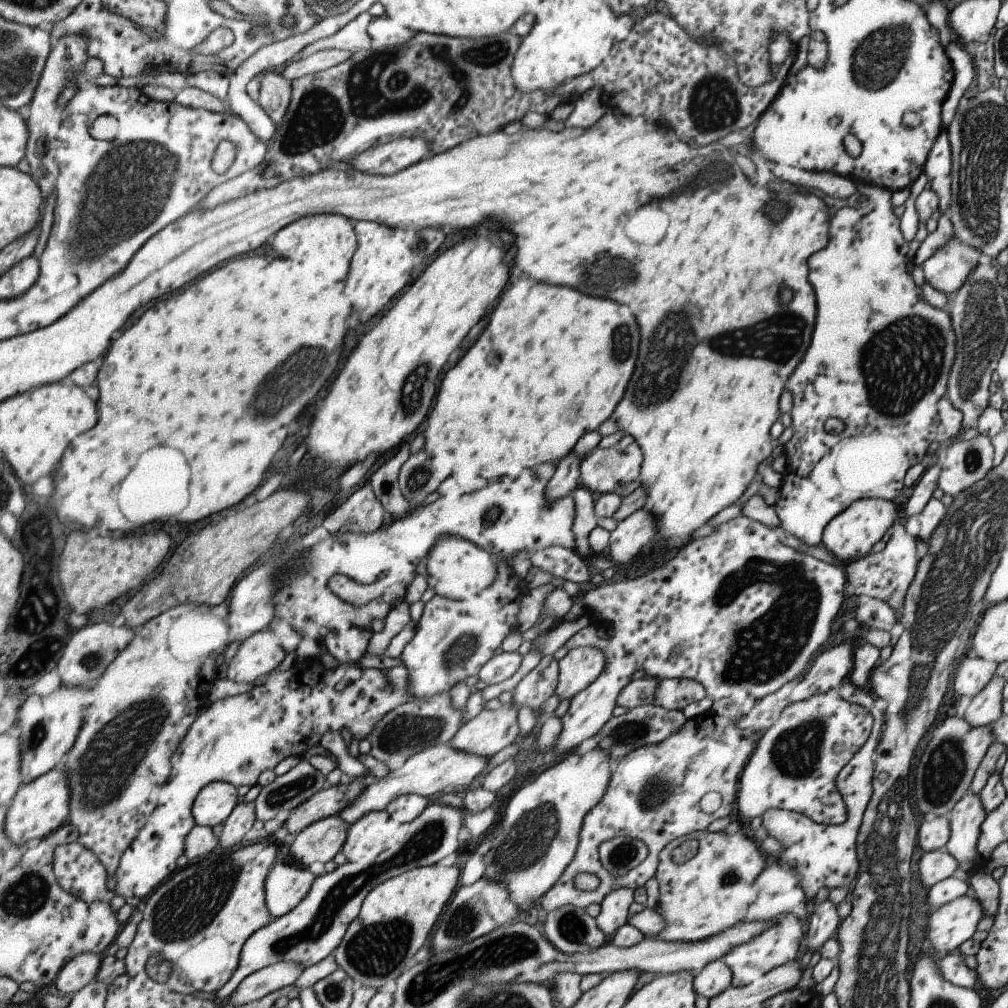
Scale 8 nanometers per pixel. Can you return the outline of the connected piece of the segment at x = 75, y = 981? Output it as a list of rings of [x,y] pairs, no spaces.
[[[99,953],[78,954],[58,974],[55,982],[58,990],[65,995],[83,990],[93,979],[98,978],[104,956]]]

